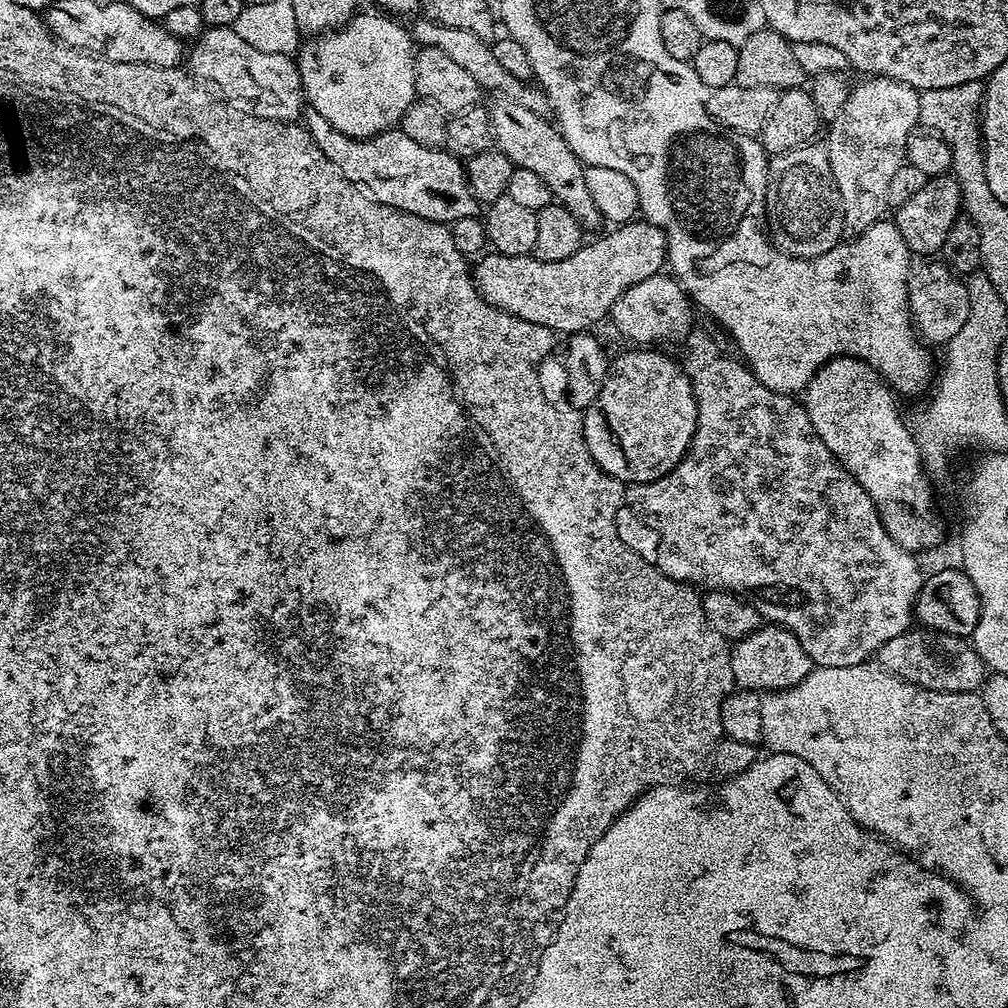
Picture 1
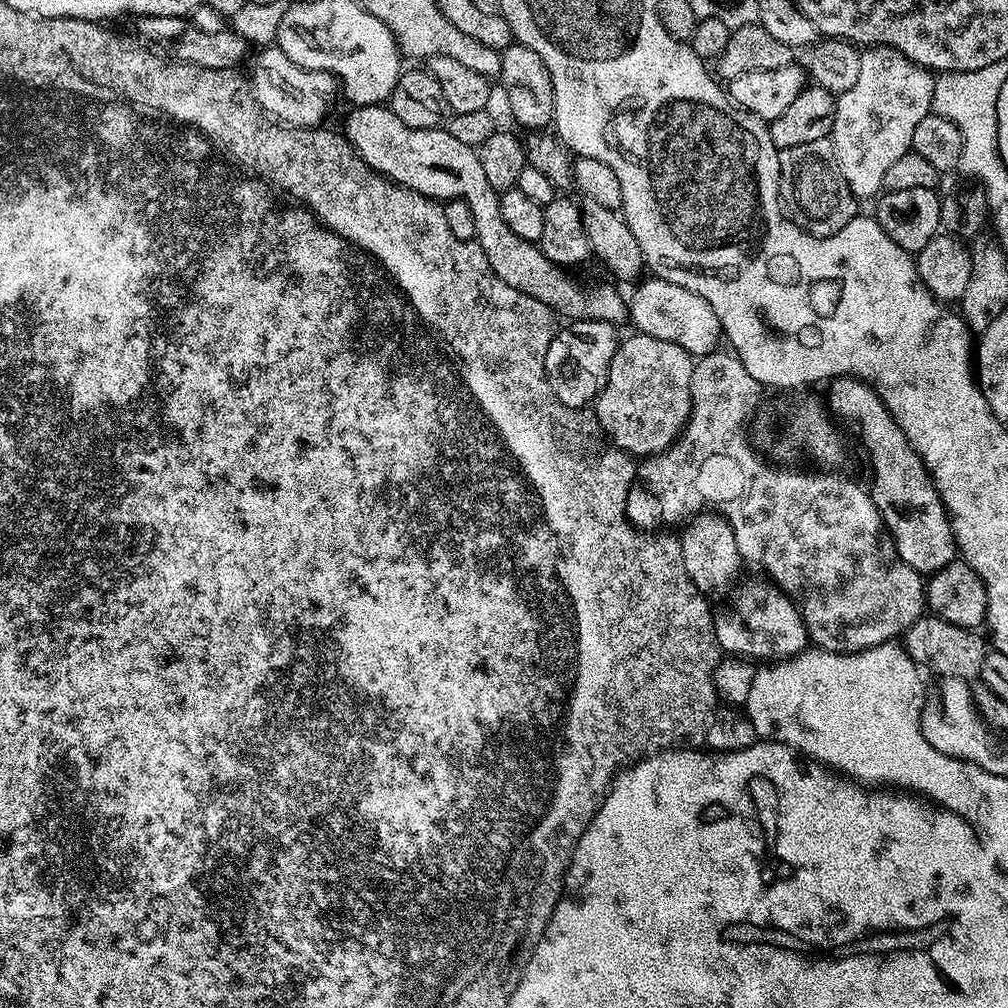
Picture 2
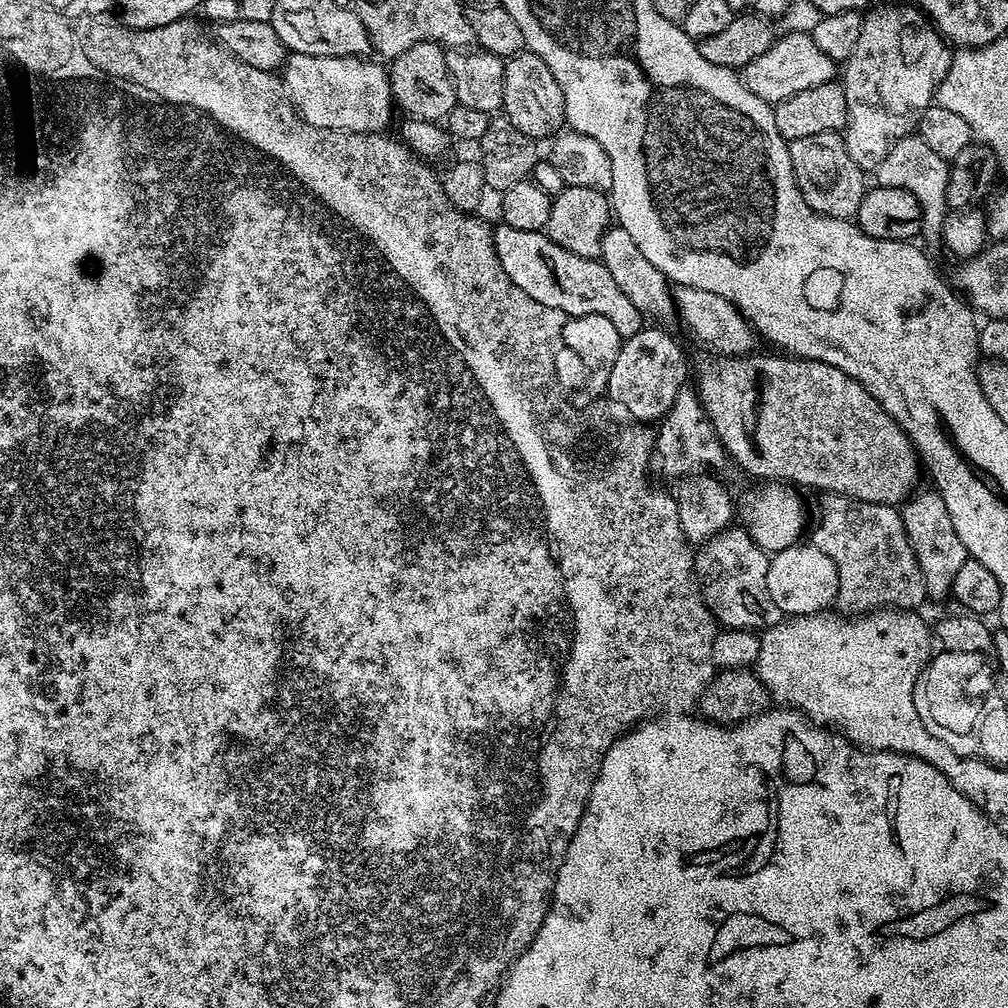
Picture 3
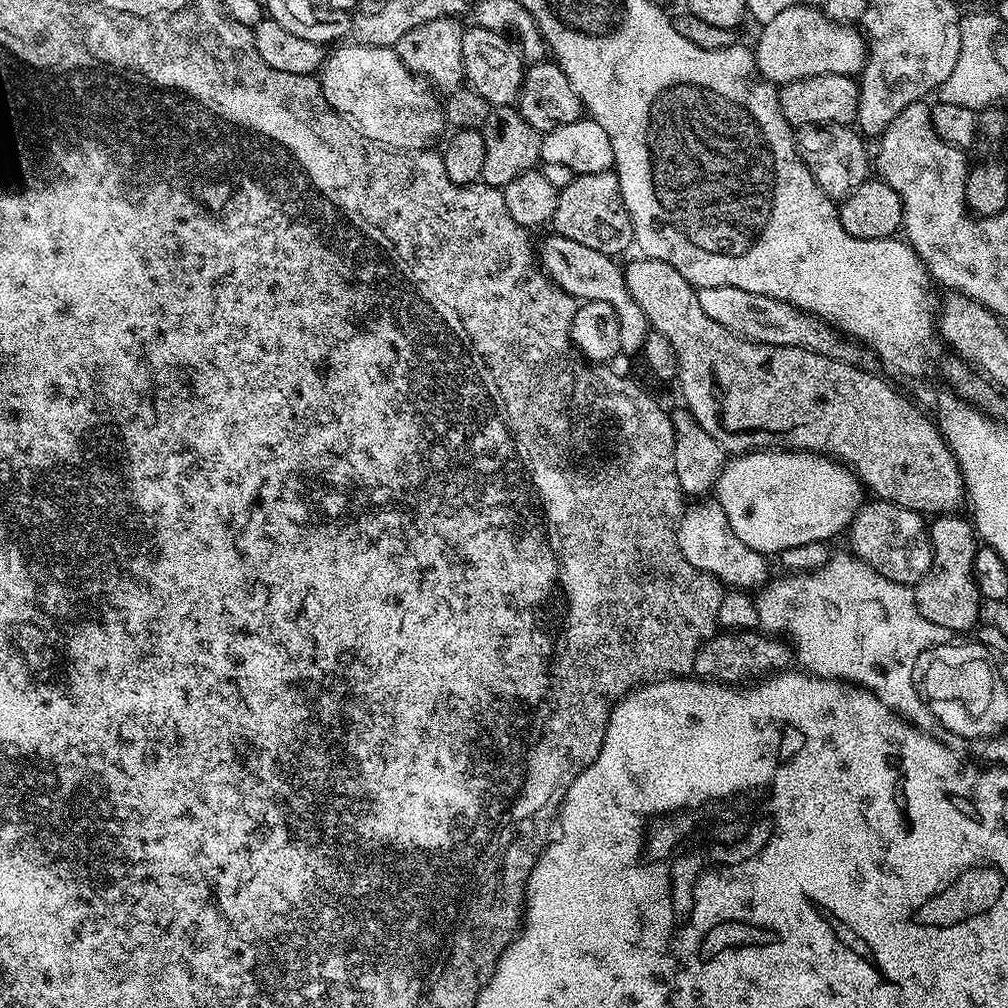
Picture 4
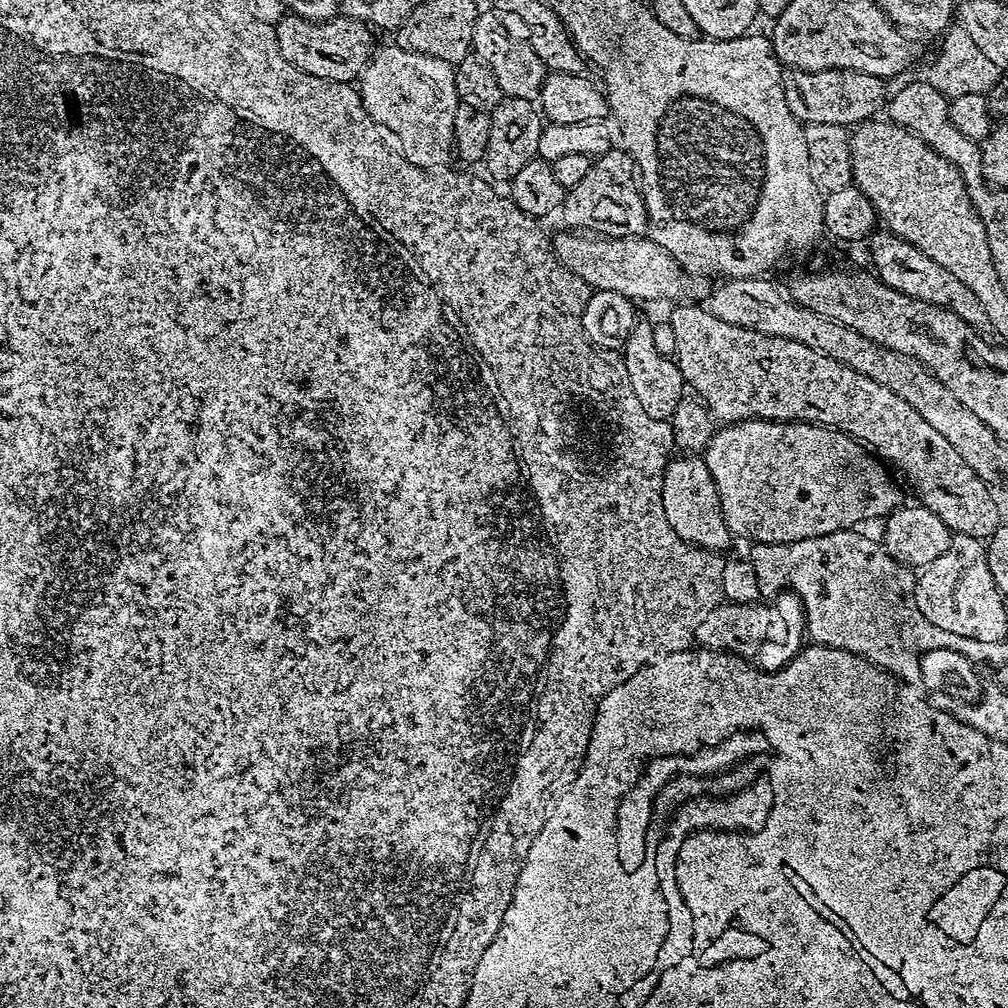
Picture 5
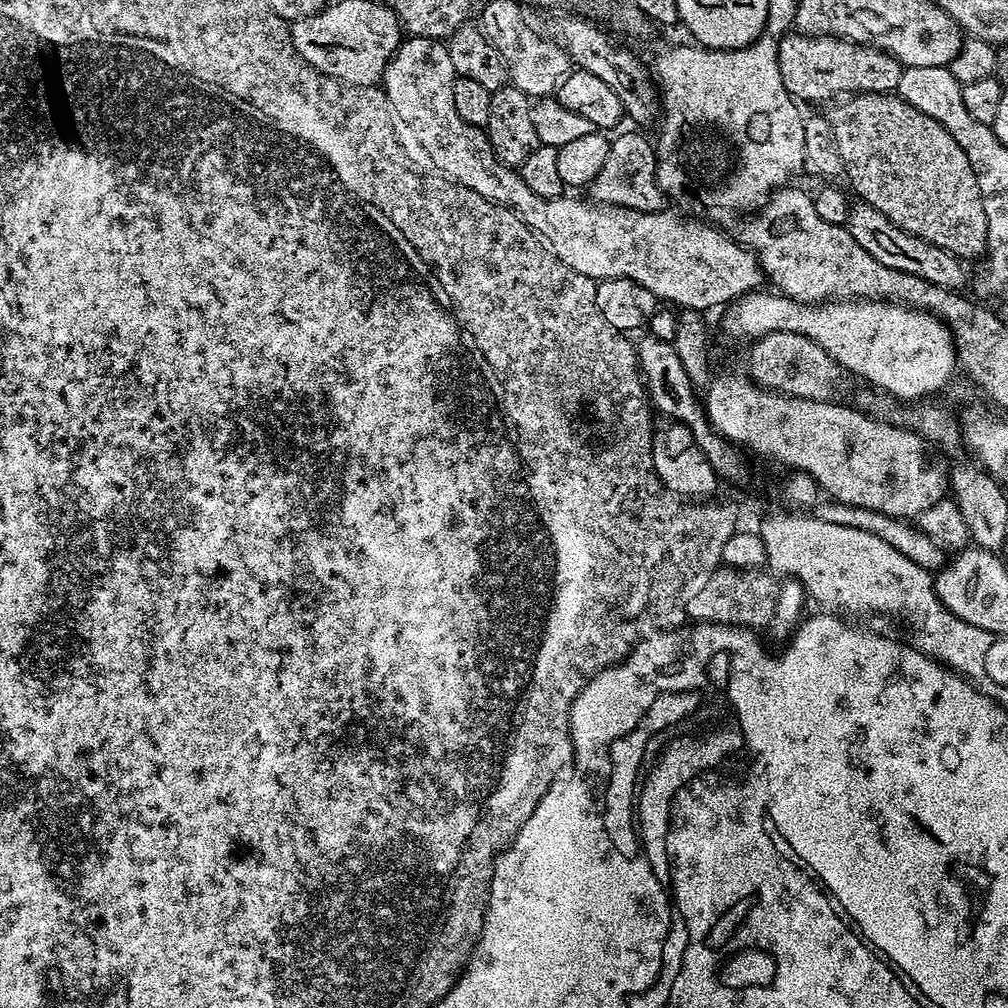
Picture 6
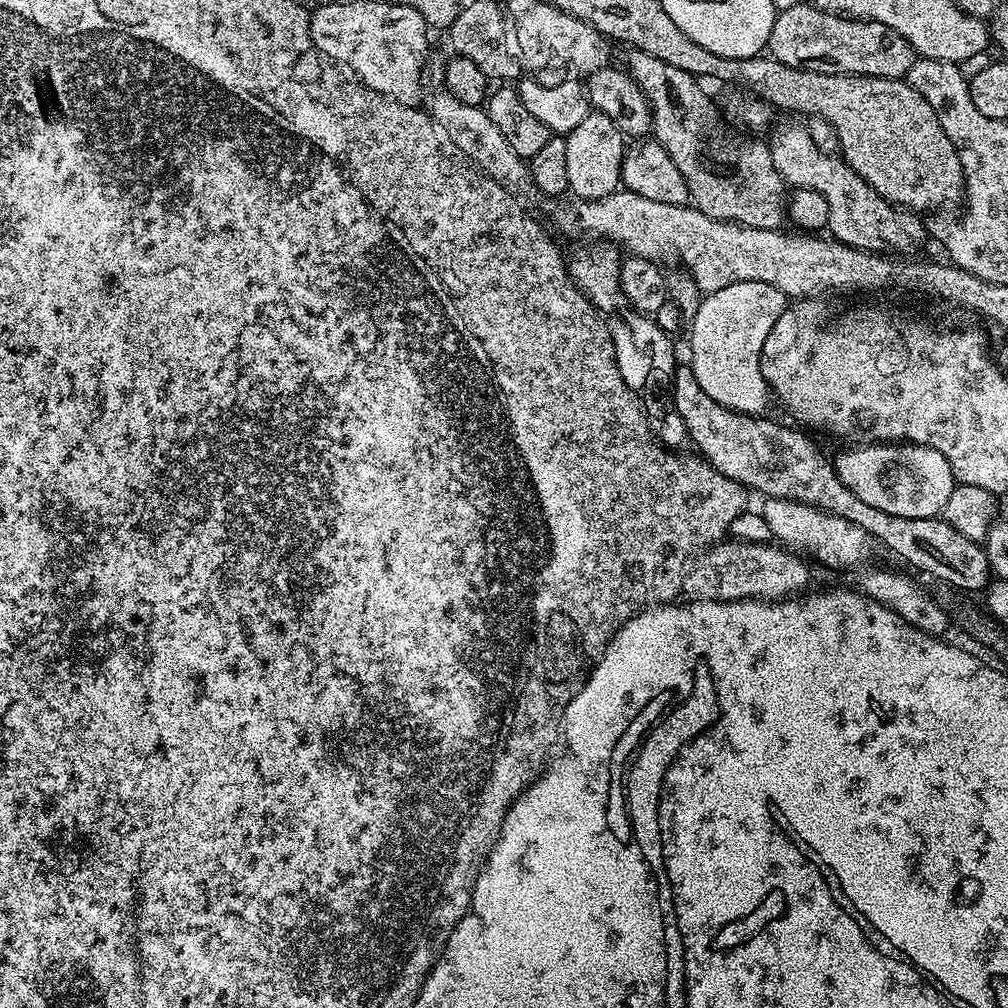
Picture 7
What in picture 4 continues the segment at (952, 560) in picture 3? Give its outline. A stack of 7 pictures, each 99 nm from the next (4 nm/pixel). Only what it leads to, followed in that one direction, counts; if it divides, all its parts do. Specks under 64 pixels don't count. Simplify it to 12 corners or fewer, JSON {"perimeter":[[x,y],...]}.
{"perimeter":[[960,514],[927,529],[917,608],[949,634],[981,623],[978,540]]}

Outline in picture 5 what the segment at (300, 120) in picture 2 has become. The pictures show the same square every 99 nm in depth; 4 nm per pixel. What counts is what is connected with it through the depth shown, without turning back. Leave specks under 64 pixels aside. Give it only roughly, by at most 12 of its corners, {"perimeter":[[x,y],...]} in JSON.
{"perimeter":[[377,47],[365,111],[414,166],[453,159],[449,61]]}

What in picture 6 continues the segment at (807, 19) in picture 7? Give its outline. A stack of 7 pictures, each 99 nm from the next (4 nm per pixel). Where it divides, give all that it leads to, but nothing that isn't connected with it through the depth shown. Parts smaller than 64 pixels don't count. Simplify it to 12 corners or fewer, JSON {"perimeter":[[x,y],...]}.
{"perimeter":[[827,34],[786,35],[776,67],[788,93],[895,93],[904,65]]}

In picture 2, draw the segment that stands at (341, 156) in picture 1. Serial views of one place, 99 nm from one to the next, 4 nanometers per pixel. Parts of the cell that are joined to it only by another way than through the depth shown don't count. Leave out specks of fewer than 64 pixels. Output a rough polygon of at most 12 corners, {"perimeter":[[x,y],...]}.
{"perimeter":[[384,104],[343,135],[379,176],[464,200],[494,274],[569,321],[620,326],[629,301],[520,240],[477,149]]}

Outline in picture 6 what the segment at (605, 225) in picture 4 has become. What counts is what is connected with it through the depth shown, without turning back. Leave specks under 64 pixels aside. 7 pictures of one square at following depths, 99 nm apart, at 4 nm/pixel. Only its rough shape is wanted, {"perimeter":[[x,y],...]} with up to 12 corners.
{"perimeter":[[612,136],[586,192],[597,204],[665,211],[653,141]]}

